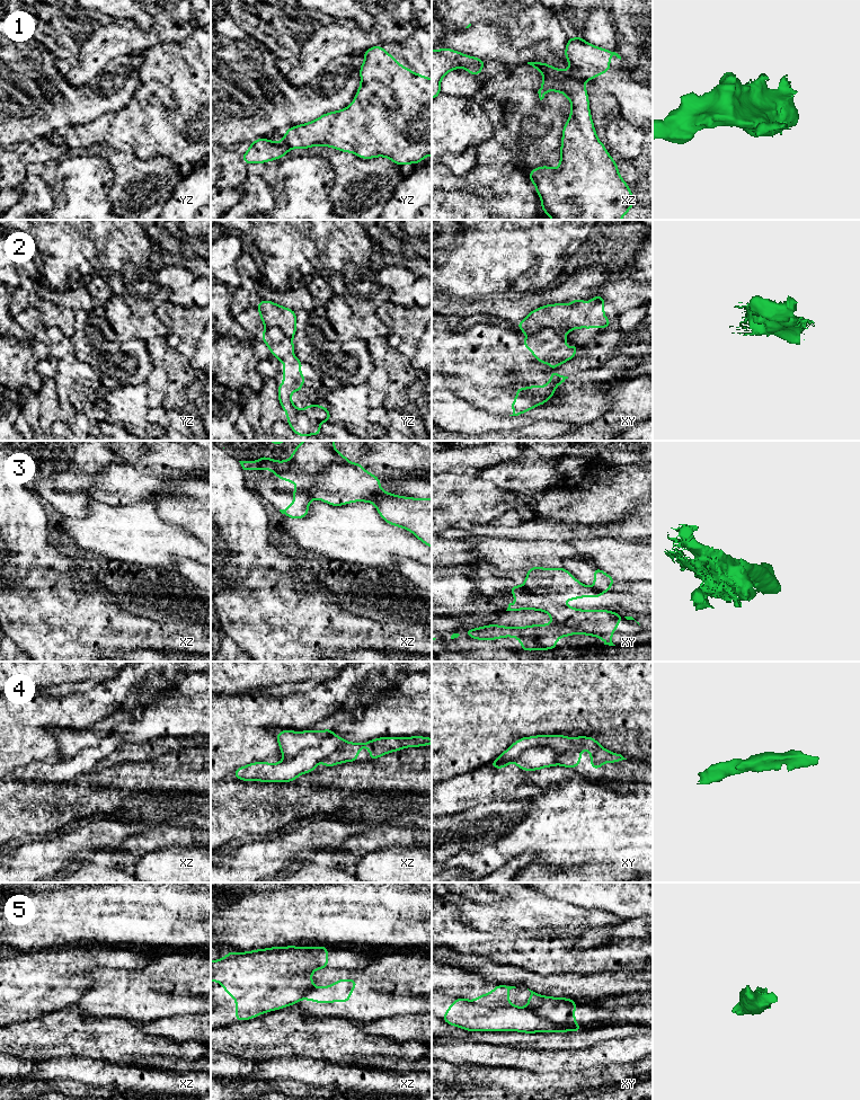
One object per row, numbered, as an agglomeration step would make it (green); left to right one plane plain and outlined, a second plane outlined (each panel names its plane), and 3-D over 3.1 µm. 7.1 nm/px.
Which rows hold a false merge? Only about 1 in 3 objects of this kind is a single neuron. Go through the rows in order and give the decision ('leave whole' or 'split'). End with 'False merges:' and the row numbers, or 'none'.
1: split
2: split
3: split
4: split
5: split
False merges: 1, 2, 3, 4, 5

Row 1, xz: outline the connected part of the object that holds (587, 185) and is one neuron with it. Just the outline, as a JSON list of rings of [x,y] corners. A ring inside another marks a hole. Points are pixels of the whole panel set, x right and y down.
[[[543,62],[527,64],[543,73],[542,87],[538,91],[540,100],[551,89],[562,92],[571,103],[571,115],[562,128],[559,167],[552,169],[542,166],[529,172],[541,198],[542,211],[552,220],[621,220],[635,205],[633,194],[621,178],[617,161],[596,136],[585,80],[567,76],[562,70]]]

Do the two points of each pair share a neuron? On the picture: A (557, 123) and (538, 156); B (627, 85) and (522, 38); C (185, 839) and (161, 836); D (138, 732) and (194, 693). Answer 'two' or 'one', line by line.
A: one
B: two
C: one
D: one

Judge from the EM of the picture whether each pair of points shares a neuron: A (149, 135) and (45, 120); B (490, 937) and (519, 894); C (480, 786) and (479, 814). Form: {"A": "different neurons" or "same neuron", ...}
{"A": "different neurons", "B": "different neurons", "C": "different neurons"}

